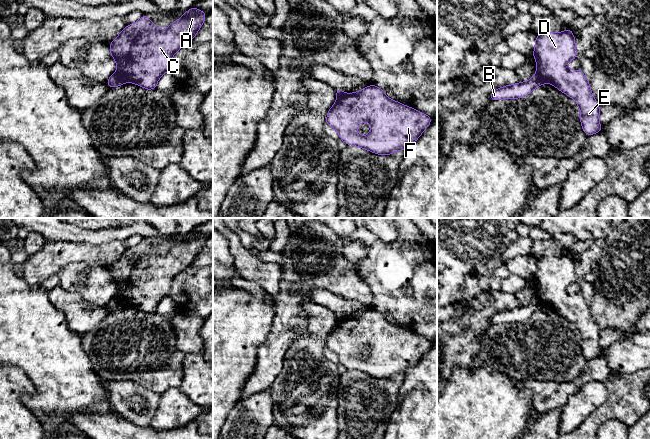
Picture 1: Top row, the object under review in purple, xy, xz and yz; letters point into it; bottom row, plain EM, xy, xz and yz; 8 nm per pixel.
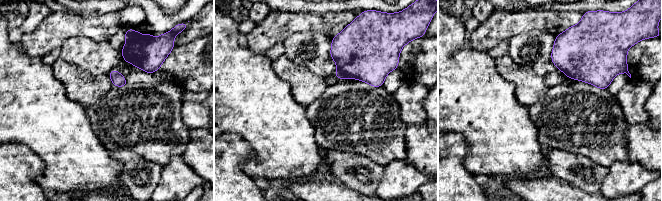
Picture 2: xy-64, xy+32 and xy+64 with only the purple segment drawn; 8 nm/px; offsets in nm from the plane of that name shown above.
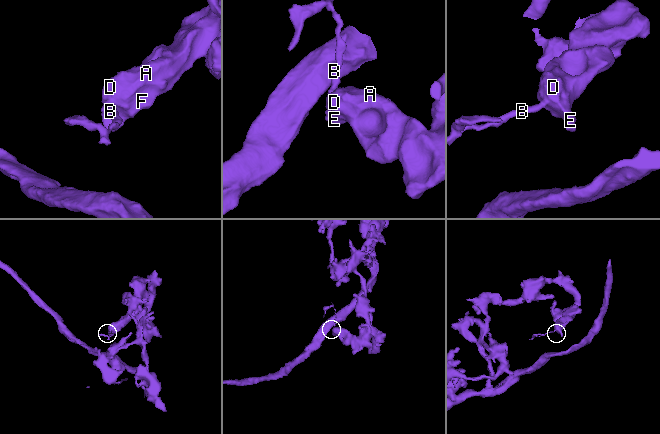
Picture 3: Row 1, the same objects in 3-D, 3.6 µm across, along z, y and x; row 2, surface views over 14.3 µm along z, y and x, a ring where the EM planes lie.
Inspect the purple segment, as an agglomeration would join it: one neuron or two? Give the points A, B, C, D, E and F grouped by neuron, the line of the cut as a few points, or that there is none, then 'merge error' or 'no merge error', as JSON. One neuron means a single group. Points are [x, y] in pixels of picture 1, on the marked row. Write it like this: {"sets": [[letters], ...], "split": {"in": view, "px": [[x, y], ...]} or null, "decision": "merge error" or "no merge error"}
{"sets": [["A", "C", "D", "E", "F"], ["B"]], "split": {"in": "yz", "px": [[536, 72], [545, 82]]}, "decision": "merge error"}

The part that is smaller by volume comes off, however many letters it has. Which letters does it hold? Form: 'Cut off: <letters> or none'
Cut off: B

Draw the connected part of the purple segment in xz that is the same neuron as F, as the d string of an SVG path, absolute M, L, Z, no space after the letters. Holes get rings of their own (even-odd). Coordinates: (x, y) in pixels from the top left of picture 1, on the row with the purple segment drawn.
M374 84L351 94L344 95L328 110L326 125L336 129L340 140L347 145L358 146L378 155L391 155L416 142L431 124L432 118L414 108L389 99L384 90ZM369 121L370 133L363 137L357 133L357 125Z

